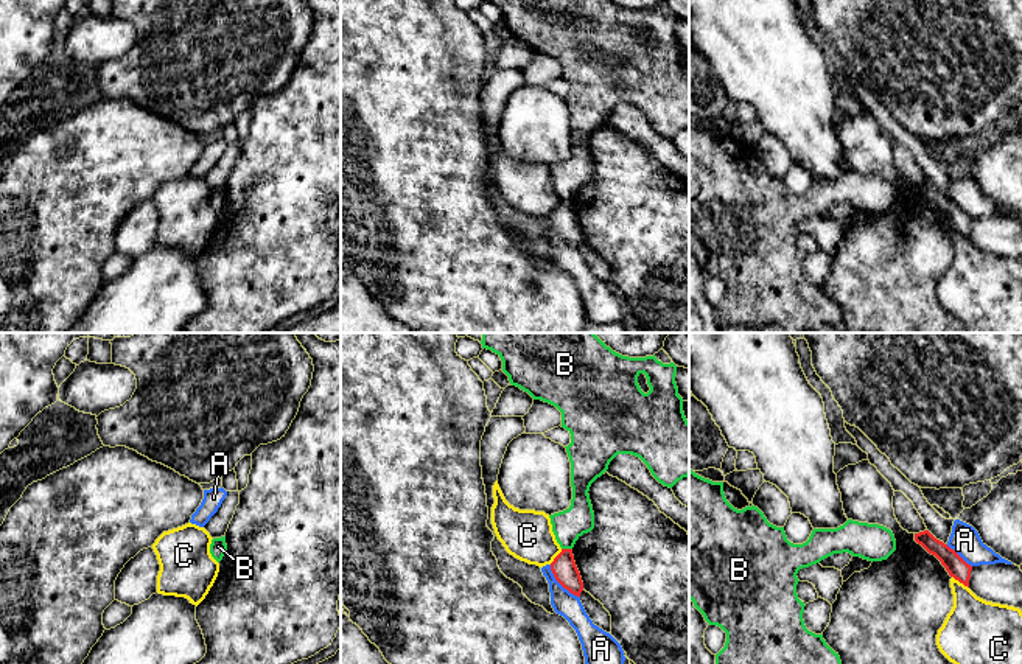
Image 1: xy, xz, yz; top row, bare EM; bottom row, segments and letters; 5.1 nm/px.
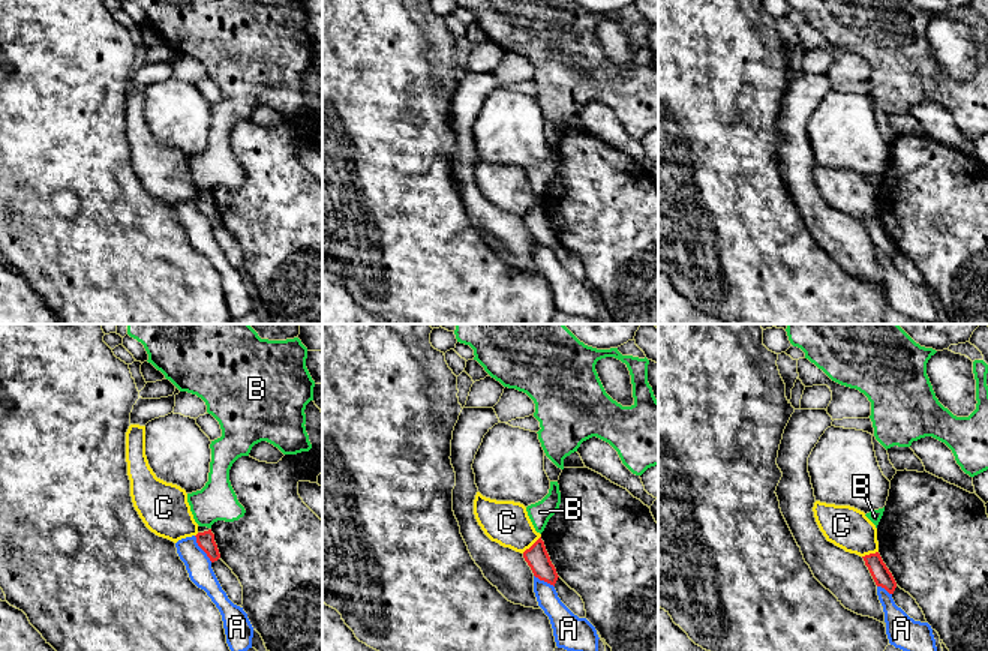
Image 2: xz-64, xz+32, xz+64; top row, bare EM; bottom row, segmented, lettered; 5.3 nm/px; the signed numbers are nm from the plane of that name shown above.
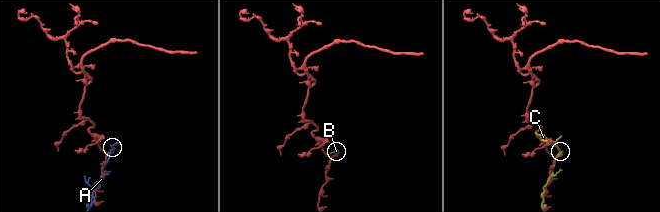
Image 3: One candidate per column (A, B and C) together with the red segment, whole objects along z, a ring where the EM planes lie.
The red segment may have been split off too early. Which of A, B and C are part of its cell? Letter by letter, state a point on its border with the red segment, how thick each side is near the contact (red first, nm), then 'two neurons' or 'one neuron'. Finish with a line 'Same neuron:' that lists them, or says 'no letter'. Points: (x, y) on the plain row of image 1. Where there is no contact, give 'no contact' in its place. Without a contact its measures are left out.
A: meets red in xz at (560, 235); 130 nm thick on the red side, 130 nm on the other; two neurons
B: meets red in xz at (566, 201); 130 nm thick on the red side, 160 nm on the other; two neurons
C: meets red in yz at (960, 234); 110 nm thick on the red side, 300 nm on the other; two neurons
Same neuron: no letter

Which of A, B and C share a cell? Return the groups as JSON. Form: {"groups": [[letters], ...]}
{"groups": [["A"], ["B"], ["C"]]}

